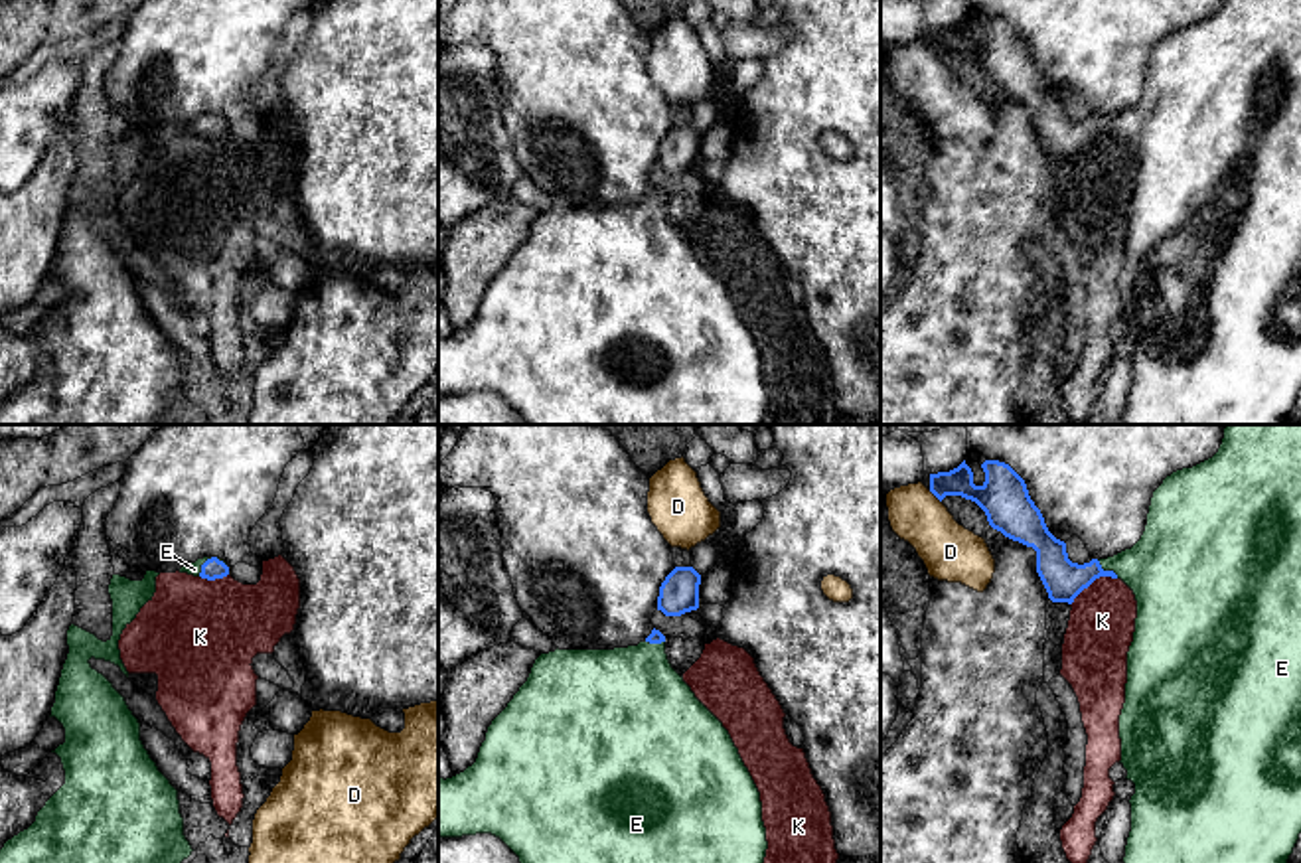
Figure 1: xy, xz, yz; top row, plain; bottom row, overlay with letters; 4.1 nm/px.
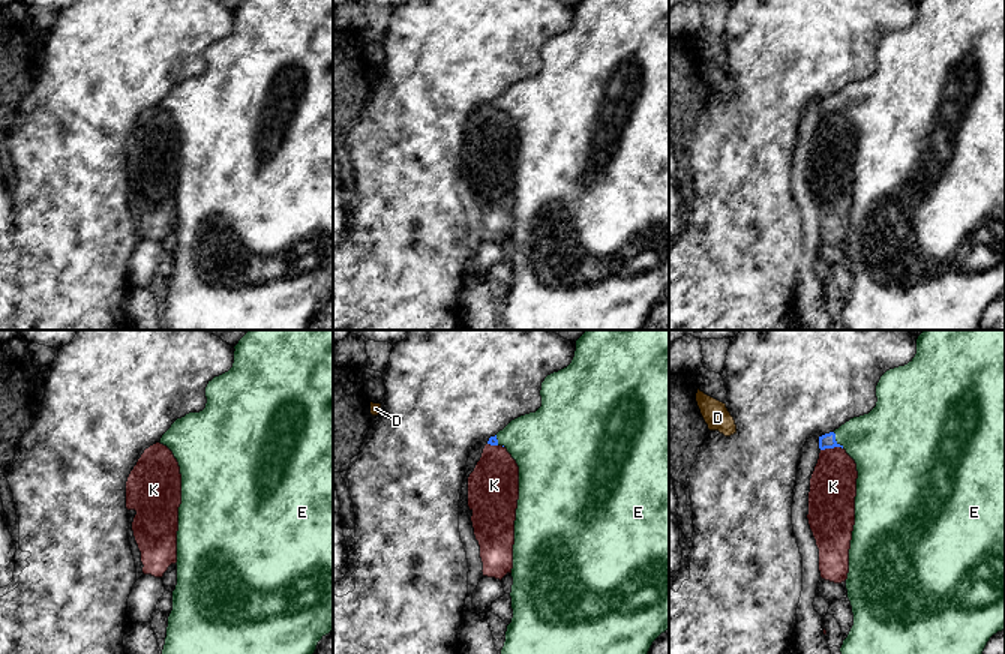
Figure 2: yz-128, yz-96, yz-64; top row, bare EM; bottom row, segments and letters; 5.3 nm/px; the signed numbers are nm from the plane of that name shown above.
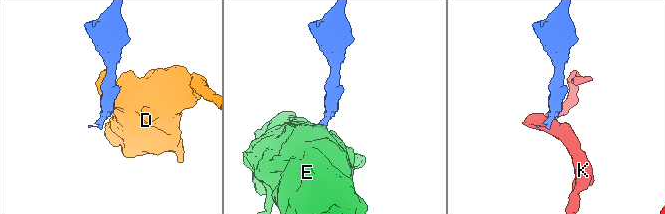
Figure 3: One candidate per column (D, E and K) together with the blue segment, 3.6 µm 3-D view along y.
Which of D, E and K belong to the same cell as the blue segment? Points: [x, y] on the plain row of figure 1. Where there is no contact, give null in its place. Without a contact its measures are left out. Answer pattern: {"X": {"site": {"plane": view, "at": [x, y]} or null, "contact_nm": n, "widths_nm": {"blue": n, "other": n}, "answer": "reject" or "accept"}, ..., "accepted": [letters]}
{"D": {"site": {"plane": "yz", "at": [934, 52]}, "contact_nm": 80, "widths_nm": {"blue": 150, "other": 240}, "answer": "reject"}, "E": {"site": {"plane": "yz", "at": [1106, 129]}, "contact_nm": 120, "widths_nm": {"blue": 160, "other": 340}, "answer": "accept"}, "K": {"site": {"plane": "yz", "at": [1092, 139]}, "contact_nm": 220, "widths_nm": {"blue": 160, "other": 280}, "answer": "reject"}, "accepted": ["E"]}

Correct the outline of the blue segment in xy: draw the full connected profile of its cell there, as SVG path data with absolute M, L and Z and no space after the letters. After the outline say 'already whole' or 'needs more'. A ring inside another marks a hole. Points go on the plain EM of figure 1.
M203 115L203 117L197 117L195 120L184 122L180 126L180 130L188 130L188 132L193 132L193 134L215 138L215 136L227 134L229 124L219 115Z; needs more

